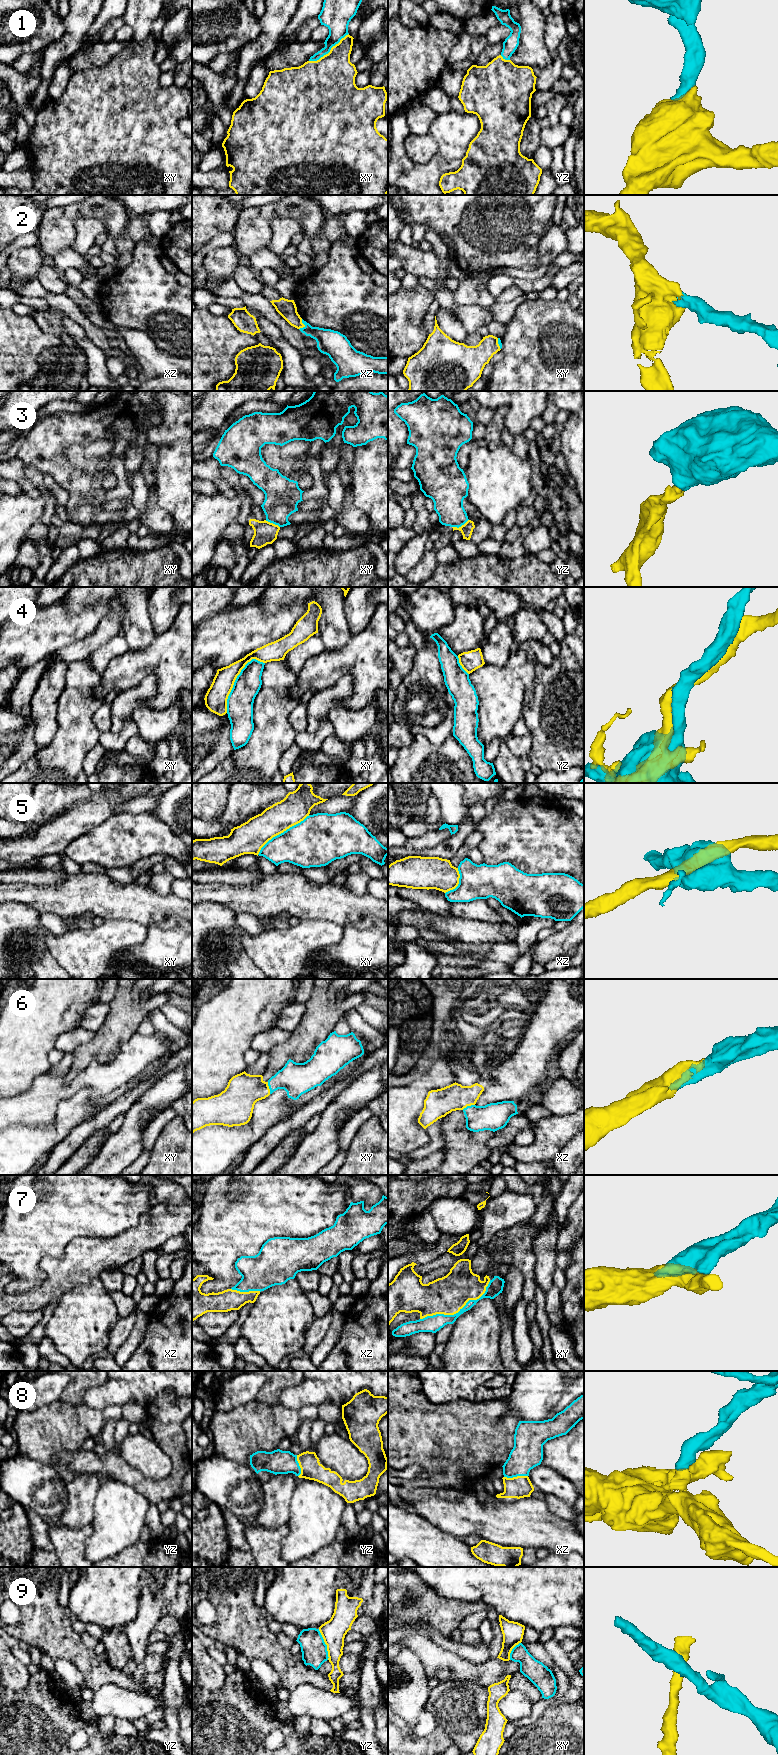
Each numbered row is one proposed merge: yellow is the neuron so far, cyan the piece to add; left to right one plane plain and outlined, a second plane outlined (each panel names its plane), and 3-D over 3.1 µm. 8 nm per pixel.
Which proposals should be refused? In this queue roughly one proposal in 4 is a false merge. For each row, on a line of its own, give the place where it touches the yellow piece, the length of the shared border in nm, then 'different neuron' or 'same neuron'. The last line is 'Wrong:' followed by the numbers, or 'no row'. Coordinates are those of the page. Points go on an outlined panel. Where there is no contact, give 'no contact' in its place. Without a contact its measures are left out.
1: meets yellow in xy at (330, 51); contact 400 nm long; same neuron
2: meets yellow in xz at (304, 325); contact 90 nm long; same neuron
3: meets yellow in yz at (461, 526); contact 150 nm long; different neuron
4: meets yellow in xy at (235, 679); contact 500 nm long; different neuron
5: meets yellow in xy at (282, 832); contact 550 nm long; different neuron
6: meets yellow in xz at (468, 1105); contact 110 nm long; same neuron
7: meets yellow in xy at (458, 1311); contact 650 nm long; same neuron
8: meets yellow in xz at (515, 1477); contact 190 nm long; same neuron
9: meets yellow in yz at (325, 1643); contact 260 nm long; different neuron
Wrong: 3, 4, 5, 9

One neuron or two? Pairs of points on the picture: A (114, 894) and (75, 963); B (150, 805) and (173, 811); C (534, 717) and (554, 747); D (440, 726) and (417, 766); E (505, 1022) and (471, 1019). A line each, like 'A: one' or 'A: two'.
A: two
B: two
C: one
D: two
E: one

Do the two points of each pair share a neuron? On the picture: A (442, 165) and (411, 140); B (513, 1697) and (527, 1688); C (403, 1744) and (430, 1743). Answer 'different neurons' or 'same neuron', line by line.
A: different neurons
B: different neurons
C: same neuron

